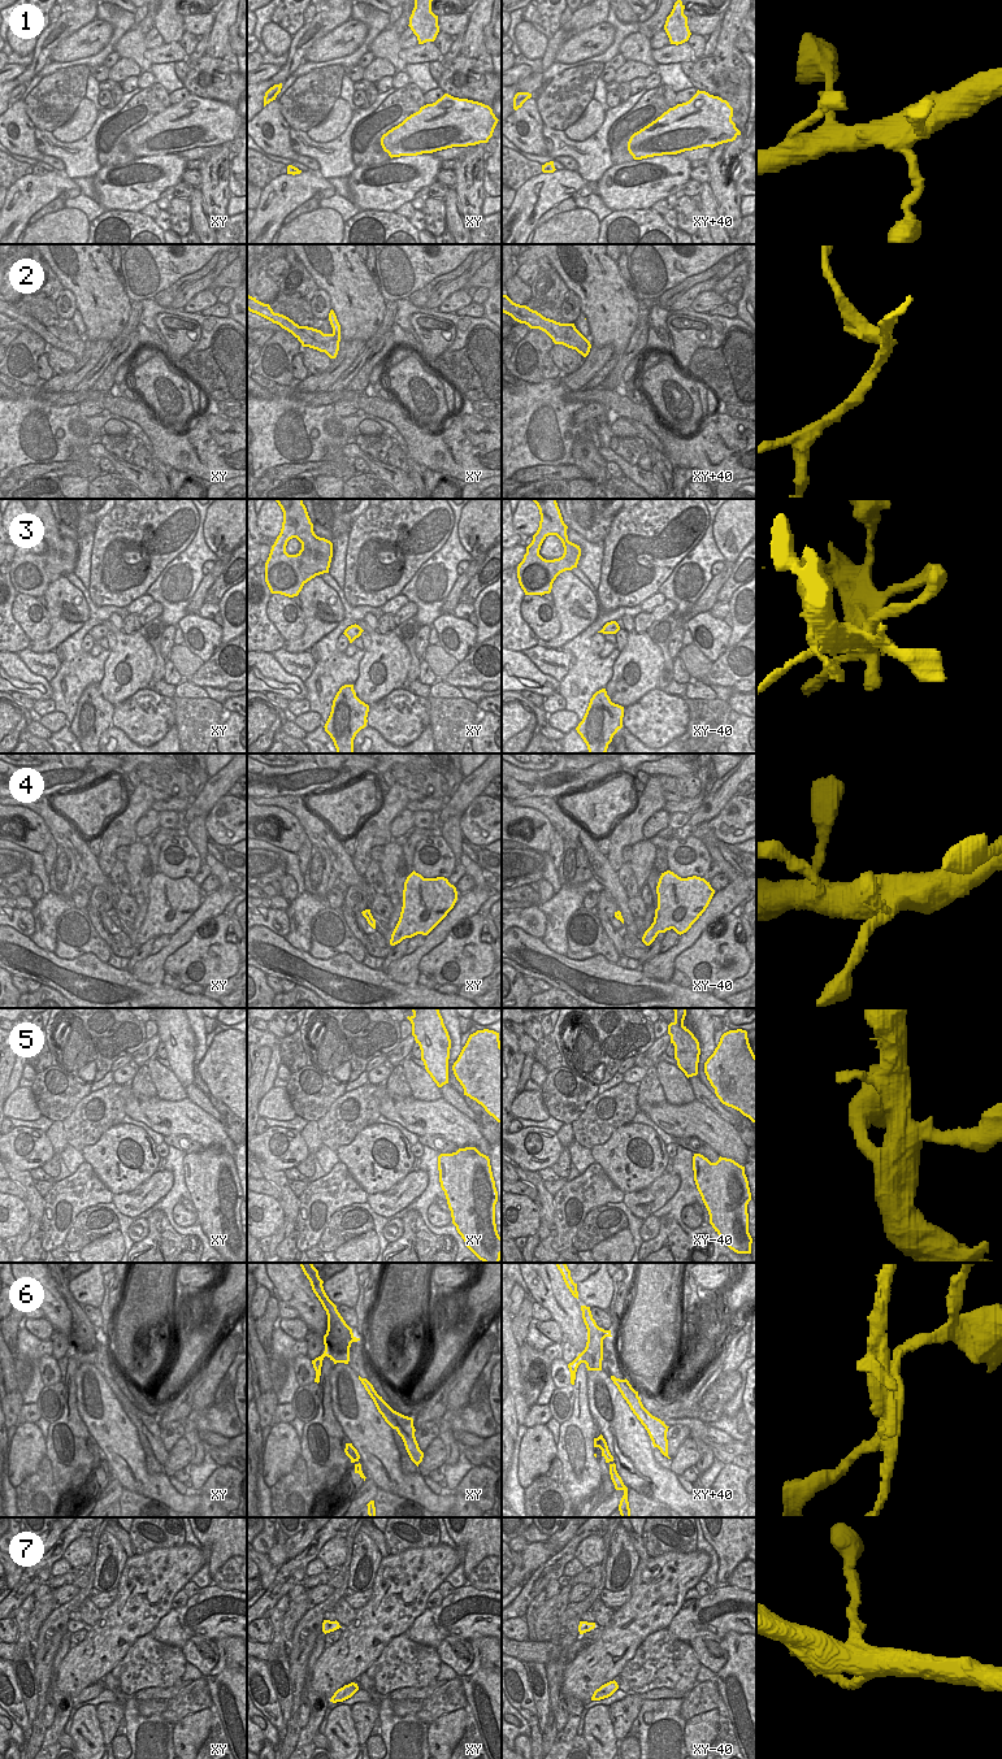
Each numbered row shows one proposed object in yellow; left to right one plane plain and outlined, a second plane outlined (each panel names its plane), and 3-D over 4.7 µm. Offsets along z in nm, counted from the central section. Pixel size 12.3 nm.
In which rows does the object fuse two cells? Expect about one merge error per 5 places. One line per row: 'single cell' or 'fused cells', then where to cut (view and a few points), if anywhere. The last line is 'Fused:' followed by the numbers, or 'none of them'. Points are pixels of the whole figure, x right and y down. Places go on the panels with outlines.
1: single cell; no cut
2: fused cells; cut in xy along (333, 333), (339, 334)
3: single cell; no cut
4: single cell; no cut
5: single cell; no cut
6: fused cells; cut in xy along (348, 1349), (346, 1353), (332, 1353), (328, 1356)
7: fused cells; cut in xy along (335, 1692), (347, 1698)
Fused: 2, 6, 7

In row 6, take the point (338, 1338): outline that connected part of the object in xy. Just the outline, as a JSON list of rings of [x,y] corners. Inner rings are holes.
[[[299,1263],[304,1274],[311,1282],[312,1290],[321,1302],[328,1315],[328,1330],[324,1335],[325,1351],[324,1356],[330,1356],[334,1352],[347,1354],[351,1343],[360,1341],[352,1333],[352,1329],[346,1324],[337,1310],[337,1306],[329,1299],[324,1290],[324,1281],[318,1276],[318,1271],[312,1263]]]

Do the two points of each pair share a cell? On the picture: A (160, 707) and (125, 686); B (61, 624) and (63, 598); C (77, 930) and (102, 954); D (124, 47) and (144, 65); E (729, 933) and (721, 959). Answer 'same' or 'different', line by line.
A: different
B: same
C: same
D: same
E: same

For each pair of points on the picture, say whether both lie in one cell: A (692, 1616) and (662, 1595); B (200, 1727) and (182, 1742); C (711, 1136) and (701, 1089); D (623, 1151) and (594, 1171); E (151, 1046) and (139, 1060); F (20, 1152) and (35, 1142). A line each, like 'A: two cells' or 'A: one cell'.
A: two cells
B: one cell
C: two cells
D: two cells
E: one cell
F: one cell

